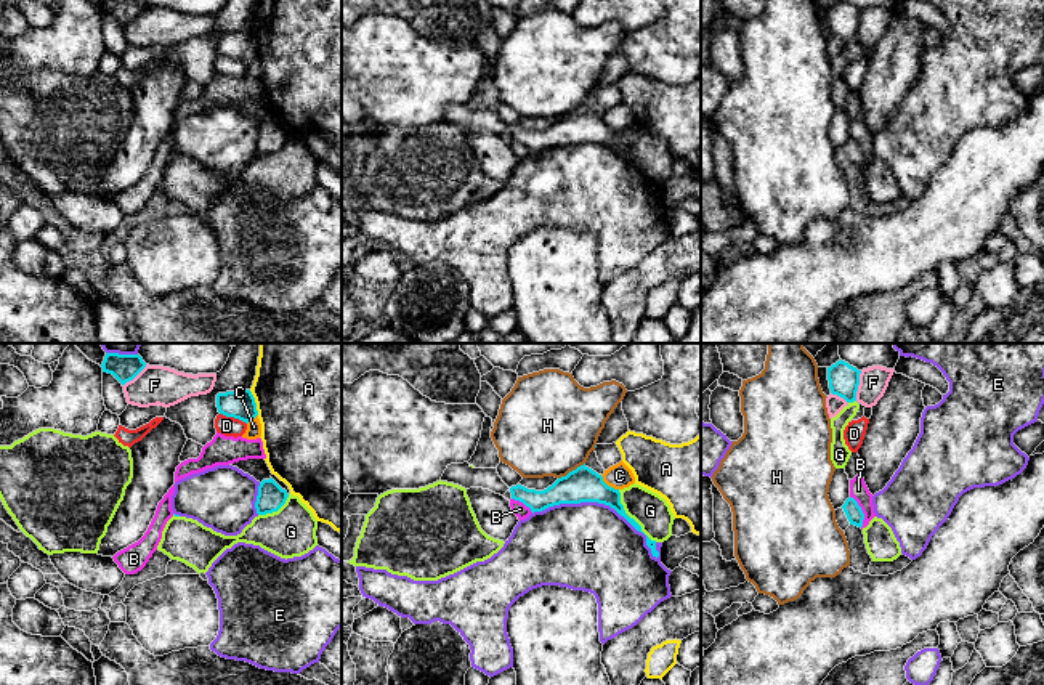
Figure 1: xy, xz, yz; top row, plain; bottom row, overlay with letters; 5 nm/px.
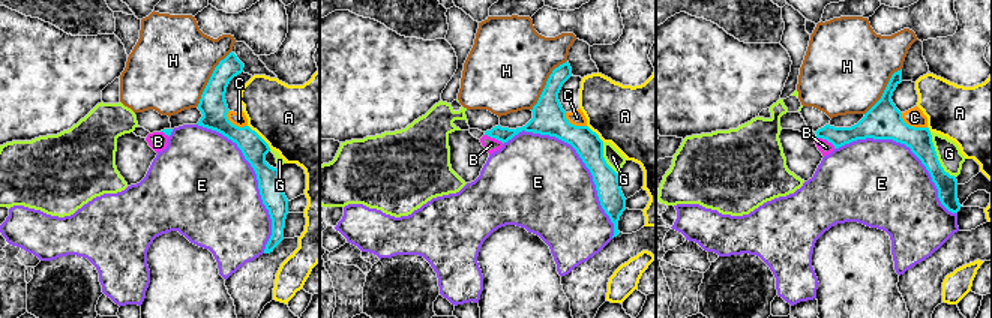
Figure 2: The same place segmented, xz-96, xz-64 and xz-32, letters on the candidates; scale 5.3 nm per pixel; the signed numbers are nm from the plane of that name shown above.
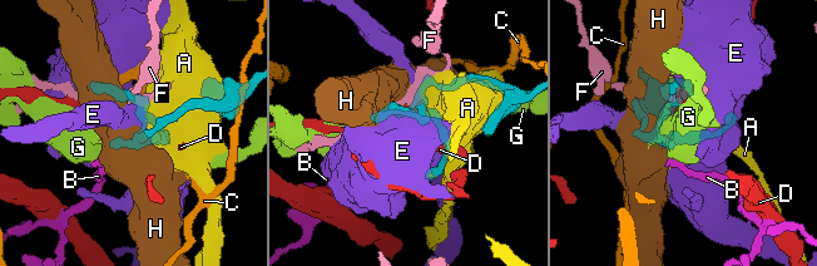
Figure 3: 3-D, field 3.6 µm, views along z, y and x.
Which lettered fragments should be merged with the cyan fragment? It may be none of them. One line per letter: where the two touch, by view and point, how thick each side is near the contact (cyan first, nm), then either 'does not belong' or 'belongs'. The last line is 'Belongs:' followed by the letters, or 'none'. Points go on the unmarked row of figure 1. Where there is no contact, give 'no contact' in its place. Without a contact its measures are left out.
A: xy (255, 44) | 150/480 nm | does not belong
B: yz (861, 153) | 90/90 nm | does not belong
C: xz (606, 125) | 180/120 nm | does not belong
D: xy (233, 56) | 150/100 nm | does not belong
E: xz (602, 143) | 180/440 nm | does not belong
F: yz (858, 24) | 160/140 nm | does not belong
G: xz (629, 158) | 140/180 nm | does not belong
H: xz (573, 111) | 180/480 nm | does not belong
Belongs: none

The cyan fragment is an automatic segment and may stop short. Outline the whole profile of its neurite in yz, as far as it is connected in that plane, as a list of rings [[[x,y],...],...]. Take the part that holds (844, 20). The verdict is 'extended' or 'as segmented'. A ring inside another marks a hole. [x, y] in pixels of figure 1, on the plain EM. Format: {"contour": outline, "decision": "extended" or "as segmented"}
{"contour": [[[837,2],[828,8],[828,21],[832,35],[844,39],[847,43],[856,42],[856,32],[860,26],[860,14],[856,8],[845,2]]], "decision": "as segmented"}

